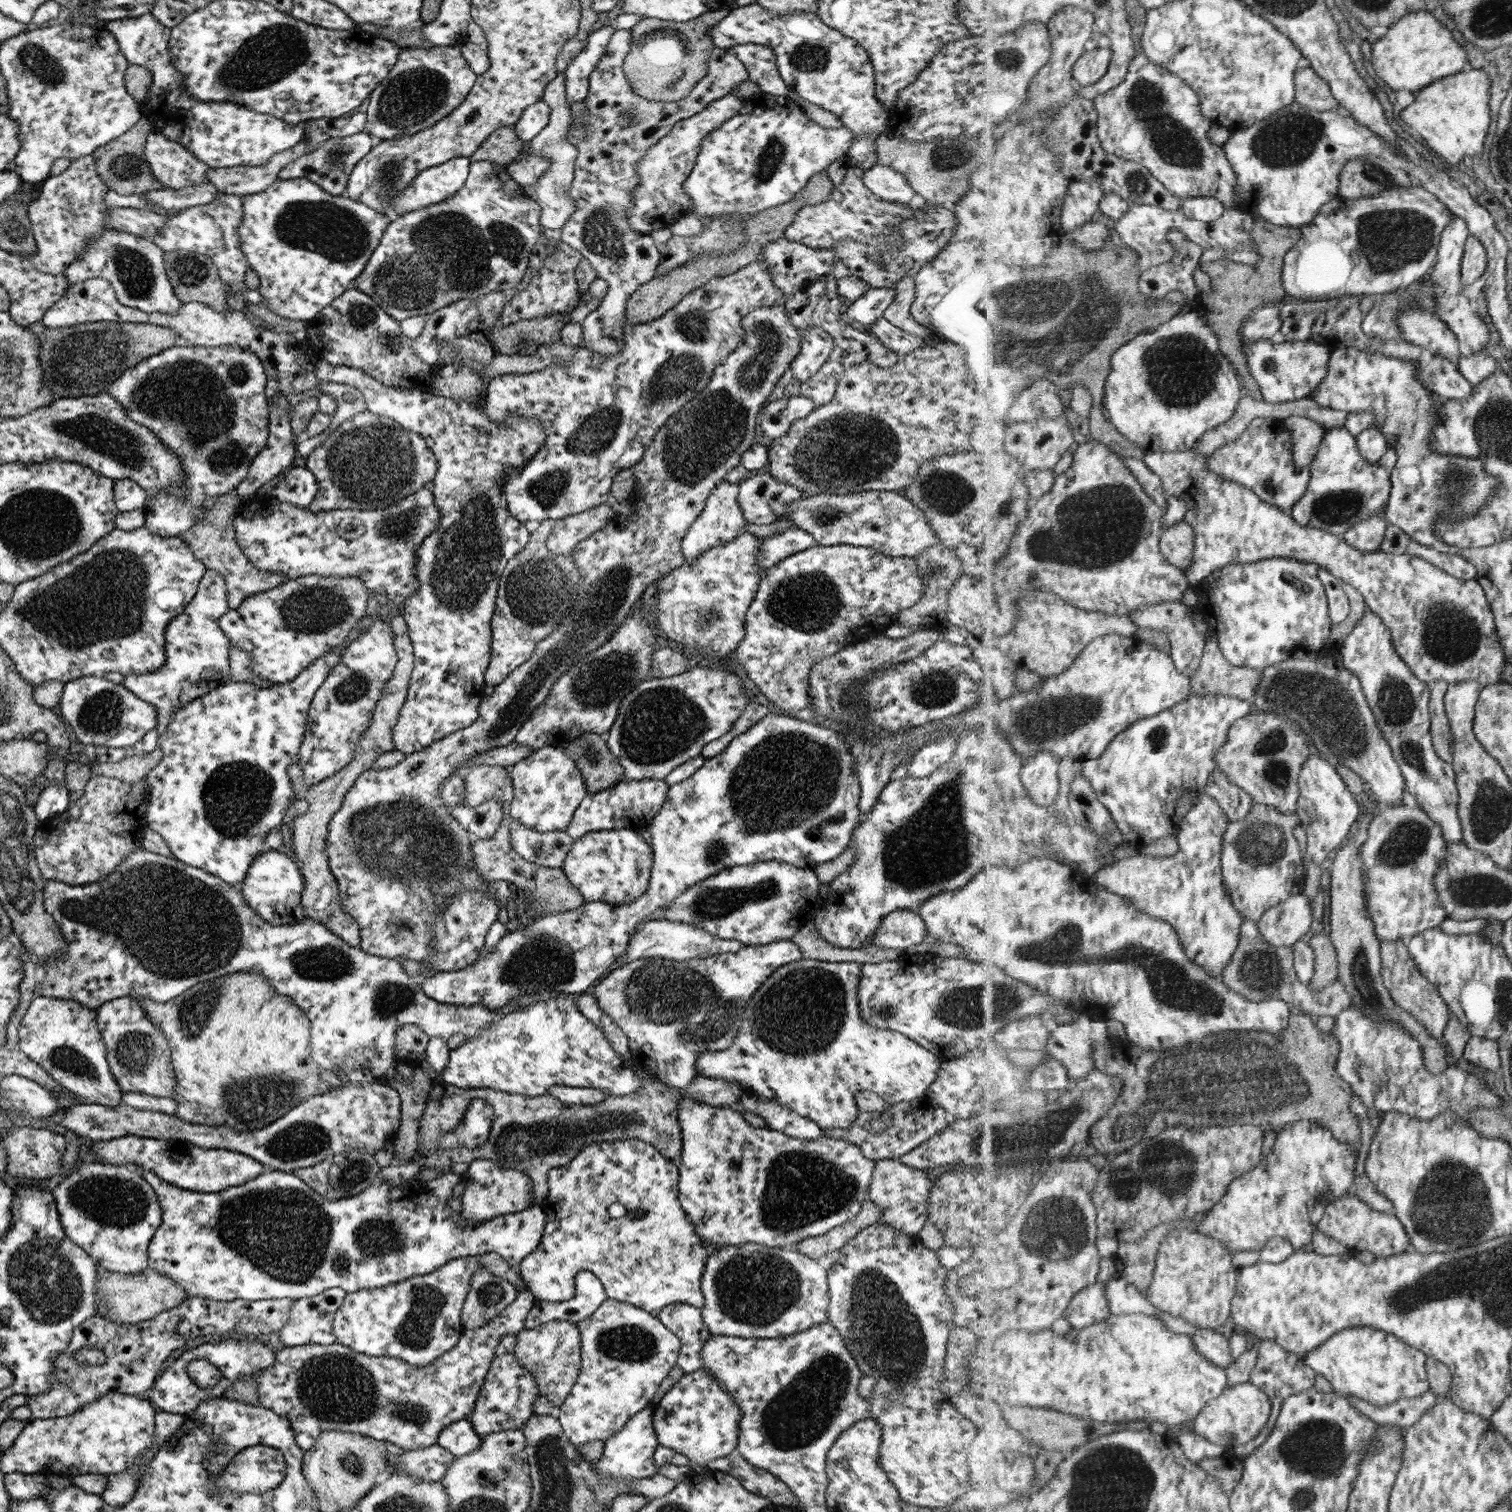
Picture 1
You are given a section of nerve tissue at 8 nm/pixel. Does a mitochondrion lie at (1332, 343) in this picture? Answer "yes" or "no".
no

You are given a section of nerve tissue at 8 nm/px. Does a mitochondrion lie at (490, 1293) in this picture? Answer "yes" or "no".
yes

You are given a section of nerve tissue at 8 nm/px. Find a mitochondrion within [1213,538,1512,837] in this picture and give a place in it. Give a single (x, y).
(1321, 702)

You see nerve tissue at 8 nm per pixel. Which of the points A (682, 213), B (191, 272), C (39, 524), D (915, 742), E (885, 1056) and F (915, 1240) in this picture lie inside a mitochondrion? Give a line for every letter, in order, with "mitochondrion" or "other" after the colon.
A: other
B: mitochondrion
C: mitochondrion
D: other
E: other
F: other

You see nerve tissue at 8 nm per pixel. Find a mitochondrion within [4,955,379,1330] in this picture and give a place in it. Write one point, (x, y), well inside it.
(47, 1285)

